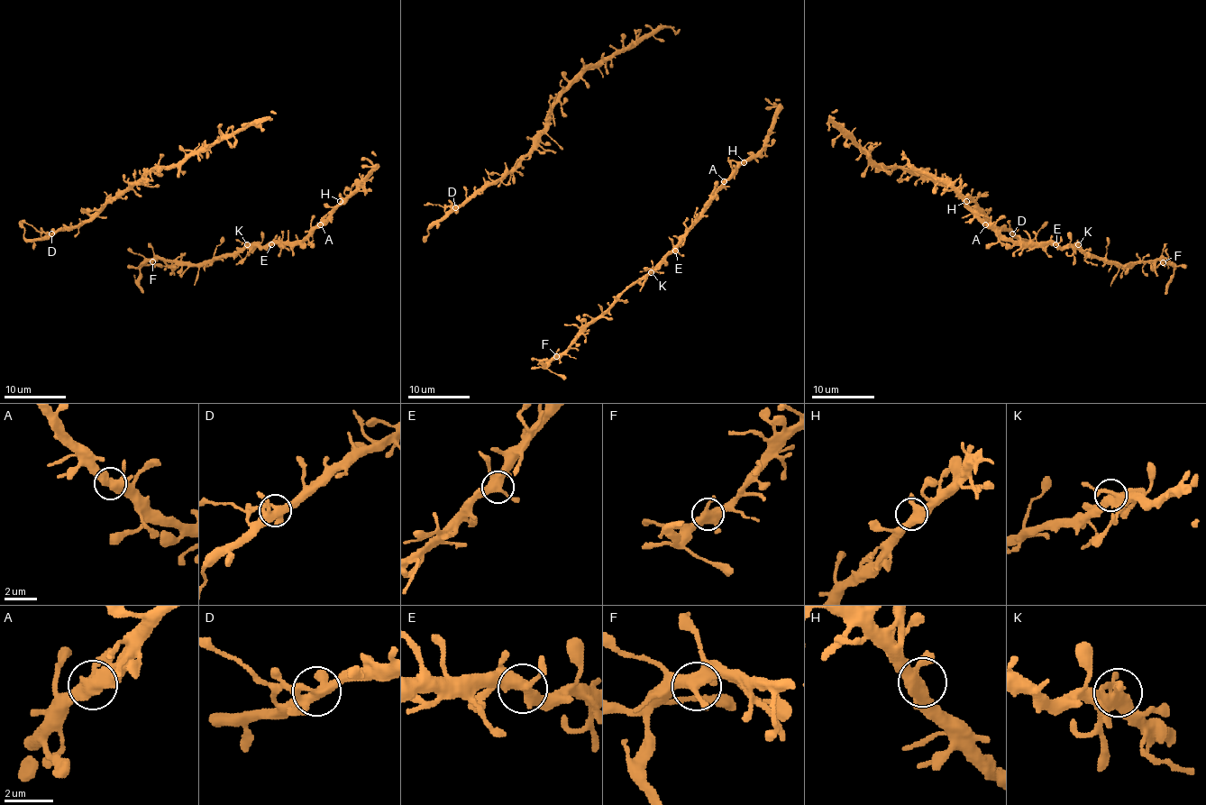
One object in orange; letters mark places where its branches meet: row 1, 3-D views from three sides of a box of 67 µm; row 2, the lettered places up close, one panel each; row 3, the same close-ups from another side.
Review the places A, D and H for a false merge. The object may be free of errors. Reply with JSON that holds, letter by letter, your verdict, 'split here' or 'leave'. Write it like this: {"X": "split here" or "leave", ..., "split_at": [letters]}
{"A": "leave", "D": "leave", "H": "leave", "split_at": []}

